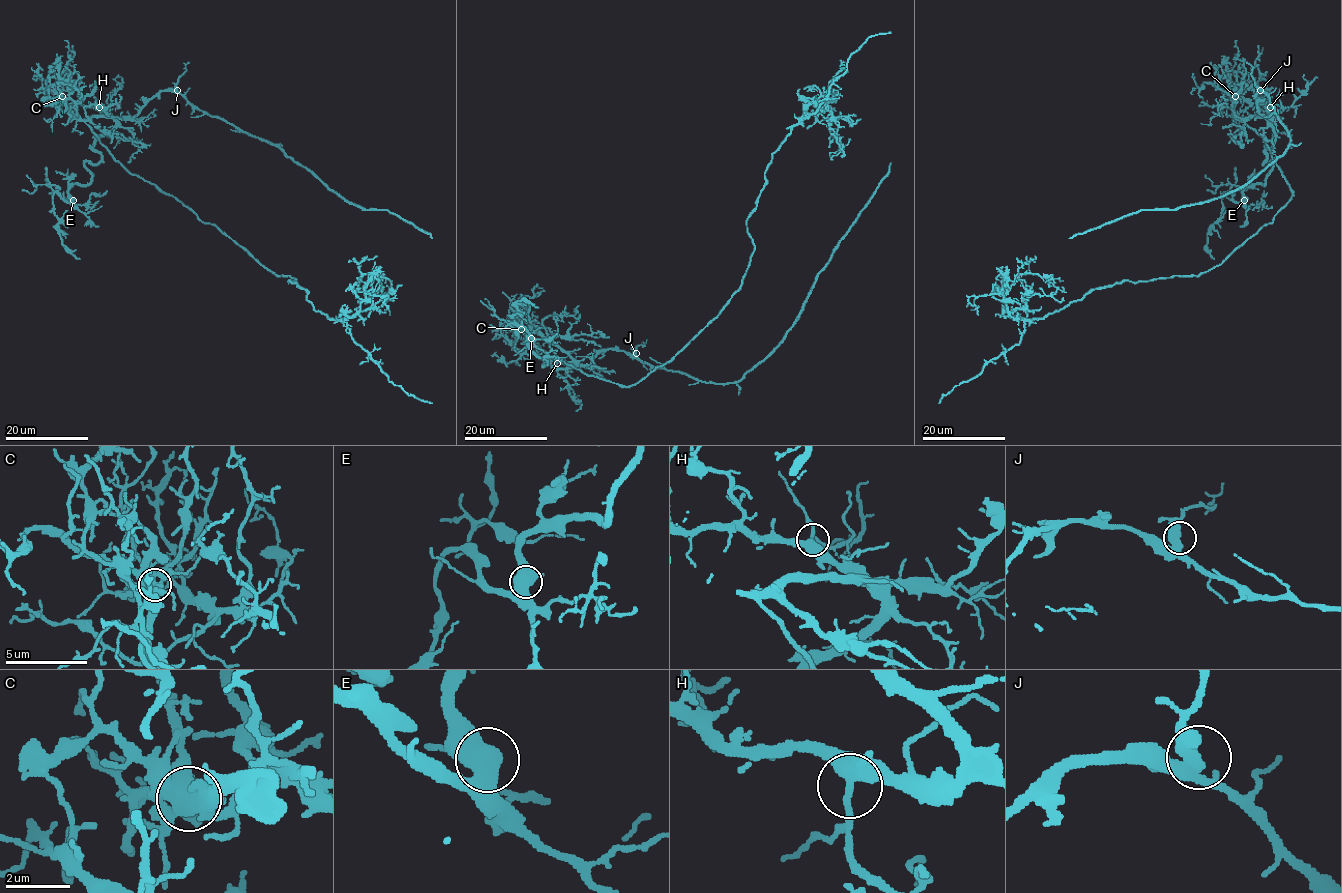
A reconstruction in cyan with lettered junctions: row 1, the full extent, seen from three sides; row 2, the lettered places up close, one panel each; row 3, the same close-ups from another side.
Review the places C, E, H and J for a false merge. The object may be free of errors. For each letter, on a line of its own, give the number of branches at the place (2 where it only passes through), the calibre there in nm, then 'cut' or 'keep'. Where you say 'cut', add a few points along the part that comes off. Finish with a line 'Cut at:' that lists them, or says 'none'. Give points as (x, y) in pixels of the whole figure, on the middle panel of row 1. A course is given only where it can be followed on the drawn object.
C: 2 | 700 nm | cut | (521, 329), (535, 325), (561, 360), (623, 386), (669, 362), (739, 288), (773, 154), (848, 58), (891, 32)
E: 2 | 600 nm | keep
H: 2 | 340 nm | keep
J: 2 | 480 nm | keep
Cut at: C

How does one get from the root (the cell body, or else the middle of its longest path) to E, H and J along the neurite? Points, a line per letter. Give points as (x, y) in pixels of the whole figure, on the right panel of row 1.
E: (1275, 162), (1250, 117), (1275, 140), (1265, 184), (1244, 200)
H: (1275, 162), (1264, 140), (1245, 122), (1250, 117), (1268, 117), (1270, 107)
J: (1275, 162), (1264, 140), (1245, 122), (1250, 117), (1271, 119), (1260, 113), (1255, 99), (1260, 90)

